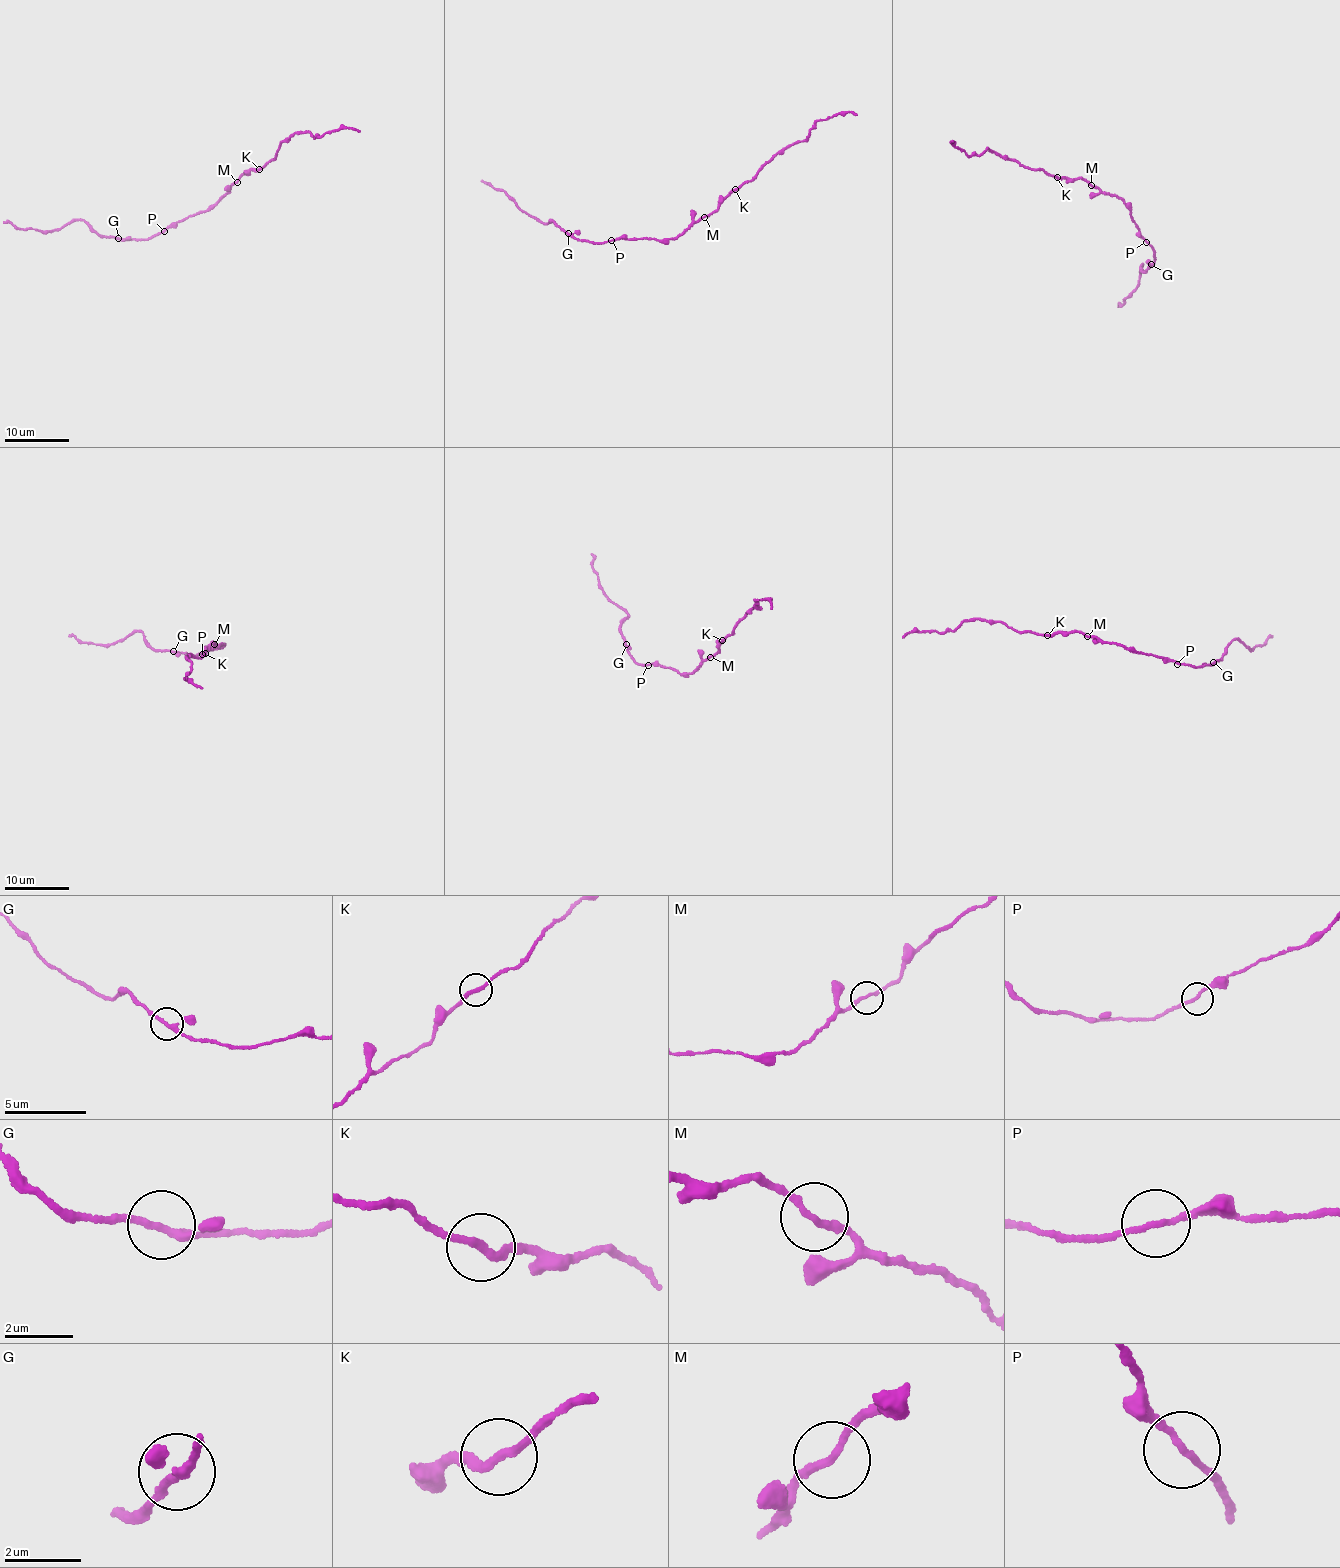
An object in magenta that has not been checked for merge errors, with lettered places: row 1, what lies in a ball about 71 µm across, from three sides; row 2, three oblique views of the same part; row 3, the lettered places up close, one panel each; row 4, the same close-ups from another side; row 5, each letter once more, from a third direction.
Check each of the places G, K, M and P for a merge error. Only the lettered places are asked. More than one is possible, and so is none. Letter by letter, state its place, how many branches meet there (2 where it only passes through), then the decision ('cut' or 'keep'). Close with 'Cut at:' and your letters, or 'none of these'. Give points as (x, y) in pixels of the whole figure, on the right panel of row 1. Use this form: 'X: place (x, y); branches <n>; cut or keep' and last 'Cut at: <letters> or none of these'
G: place (1151, 264); branches 3; keep
K: place (1057, 177); branches 2; keep
M: place (1091, 185); branches 2; keep
P: place (1146, 242); branches 2; keep
Cut at: none of these

